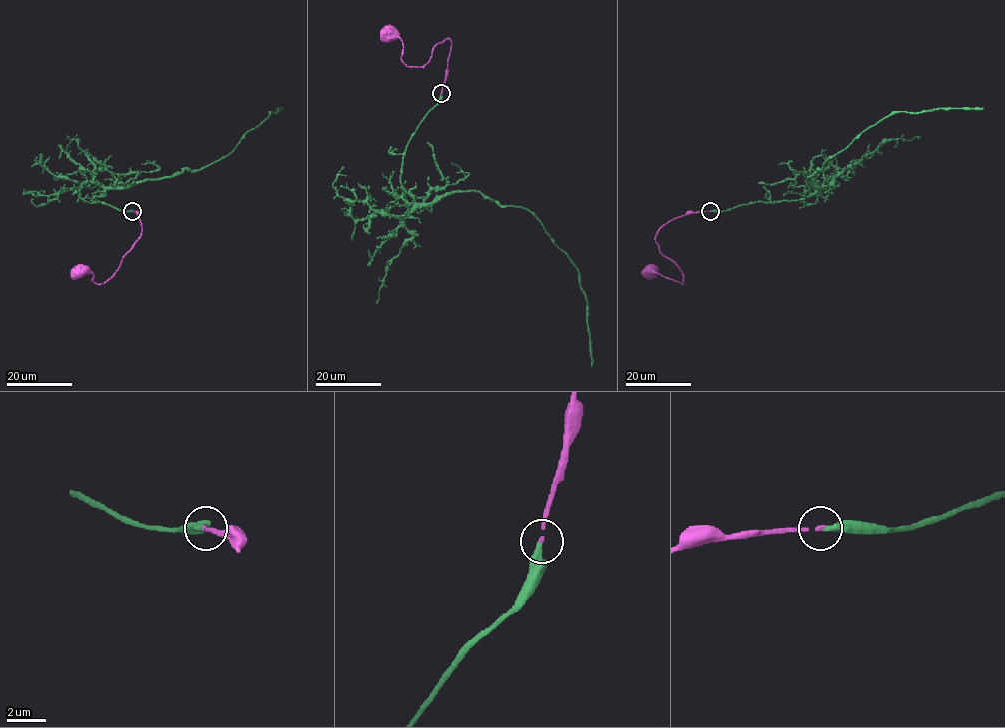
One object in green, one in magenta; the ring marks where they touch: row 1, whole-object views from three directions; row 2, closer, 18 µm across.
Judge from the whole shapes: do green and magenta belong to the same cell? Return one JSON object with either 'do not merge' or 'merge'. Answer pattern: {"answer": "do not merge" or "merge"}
{"answer": "merge"}

